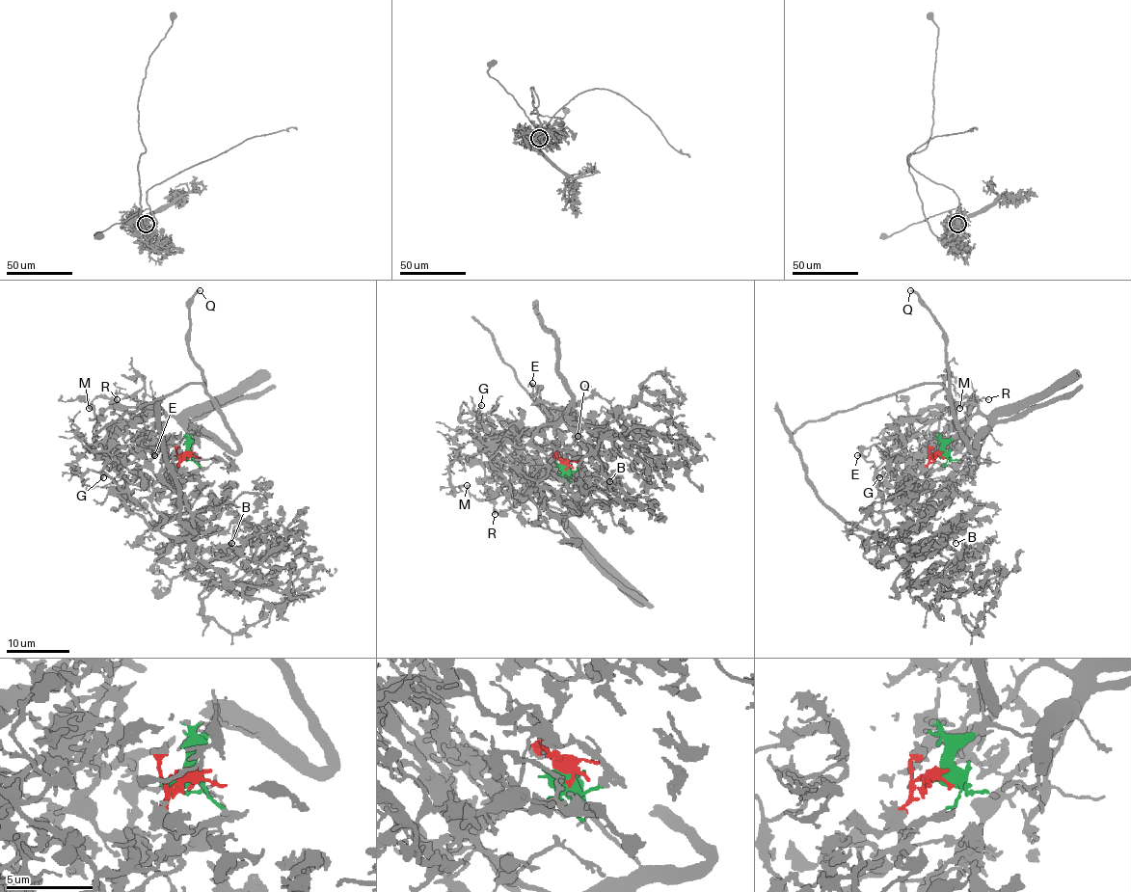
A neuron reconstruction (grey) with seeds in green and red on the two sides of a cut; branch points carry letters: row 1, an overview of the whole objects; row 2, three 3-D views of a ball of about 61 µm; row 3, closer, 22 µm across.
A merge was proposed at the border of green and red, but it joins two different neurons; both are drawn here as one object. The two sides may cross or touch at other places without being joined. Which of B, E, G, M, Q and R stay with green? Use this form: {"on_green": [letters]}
{"on_green": ["G", "M", "Q", "R"]}

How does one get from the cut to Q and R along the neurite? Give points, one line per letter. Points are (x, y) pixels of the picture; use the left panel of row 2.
Q: (187, 454), (187, 446), (202, 436), (237, 449), (190, 352), (189, 301), (200, 290)
R: (187, 454), (198, 436), (212, 436), (155, 406), (146, 406), (137, 415), (125, 412), (116, 399)

